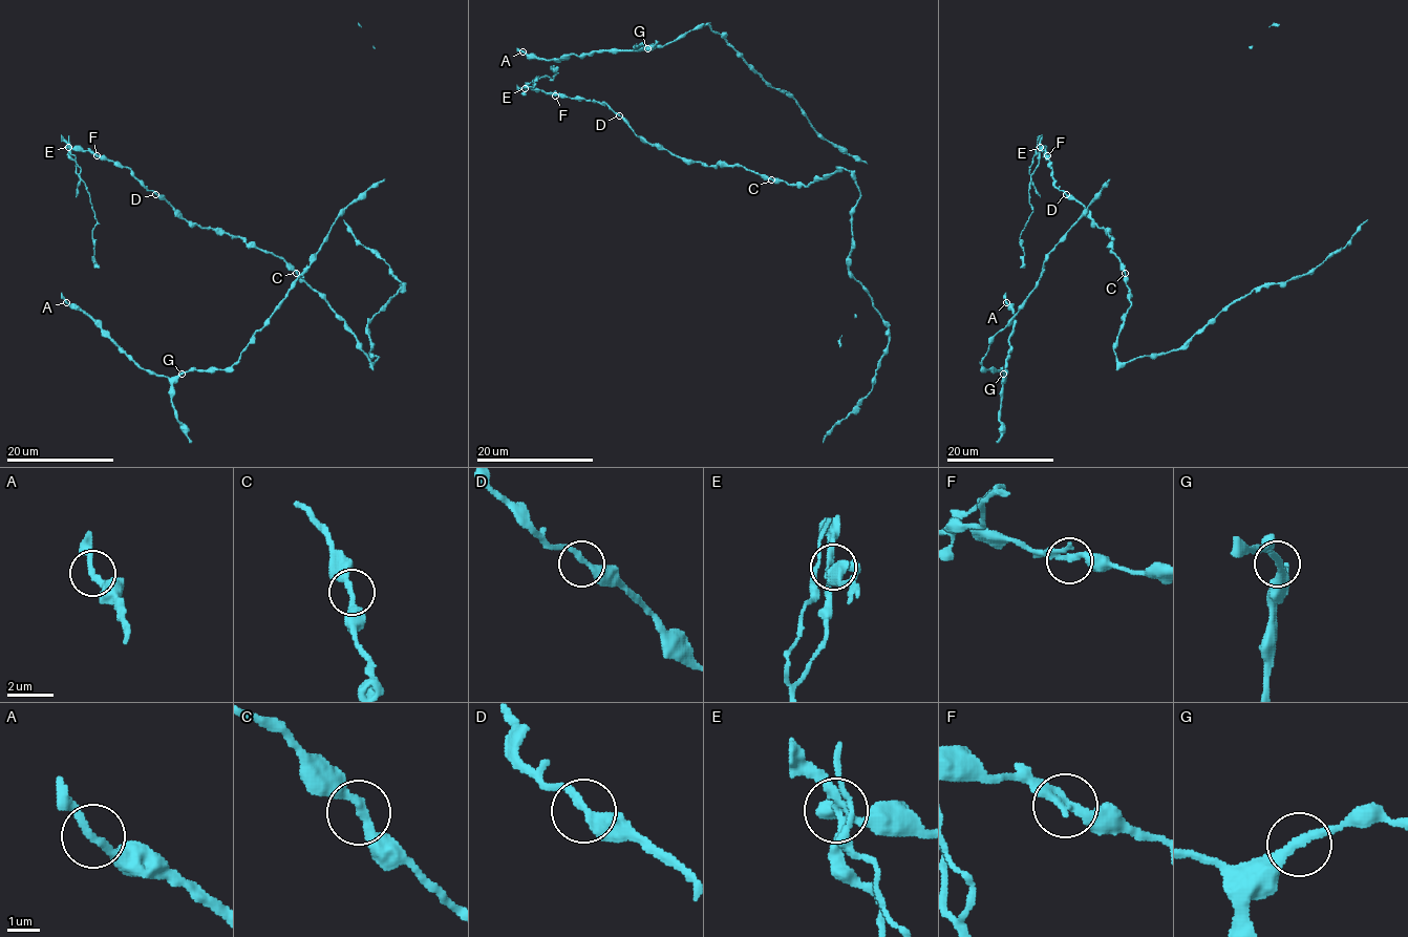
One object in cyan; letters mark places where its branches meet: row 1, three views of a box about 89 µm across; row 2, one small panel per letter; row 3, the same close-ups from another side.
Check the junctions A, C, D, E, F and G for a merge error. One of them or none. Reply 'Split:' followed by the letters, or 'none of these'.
Split: E

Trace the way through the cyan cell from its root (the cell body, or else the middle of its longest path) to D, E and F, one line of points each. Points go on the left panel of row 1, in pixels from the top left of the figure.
D: (121, 166), (126, 166), (155, 194)
E: (121, 166), (83, 148), (68, 147)
F: (121, 166), (97, 155)

